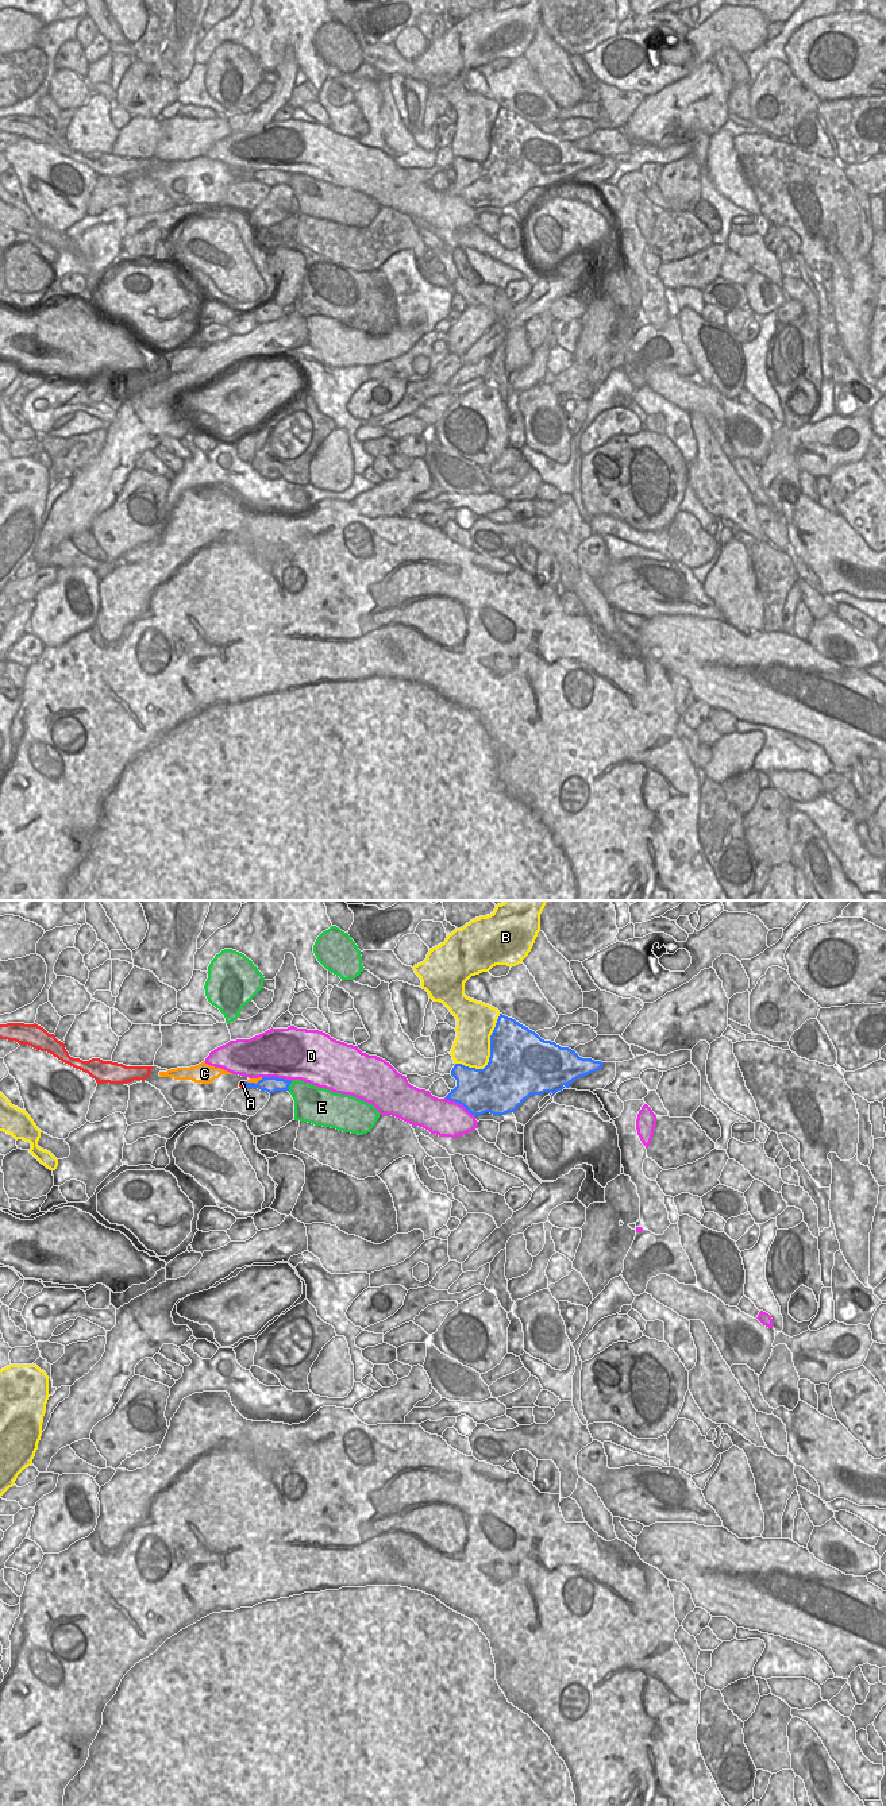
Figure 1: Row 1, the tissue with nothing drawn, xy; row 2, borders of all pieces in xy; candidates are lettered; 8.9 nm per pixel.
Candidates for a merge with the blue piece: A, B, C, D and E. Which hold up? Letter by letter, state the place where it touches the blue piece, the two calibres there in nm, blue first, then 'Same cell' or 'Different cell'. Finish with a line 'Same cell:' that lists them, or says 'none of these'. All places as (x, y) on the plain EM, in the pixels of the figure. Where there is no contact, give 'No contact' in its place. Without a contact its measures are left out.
A: Touches blue at xy (245, 177). Thickness 140 nm (blue) against 50 nm. Same cell
B: Touches blue at xy (490, 147). Thickness 500 nm (blue) against 340 nm. Different cell
C: Touches blue at xy (254, 176). Thickness 140 nm (blue) against 50 nm. Different cell
D: Touches blue at xy (459, 196). Thickness 400 nm (blue) against 320 nm. Different cell
E: Touches blue at xy (288, 180). Thickness 140 nm (blue) against 320 nm. Different cell
Same cell: A.

